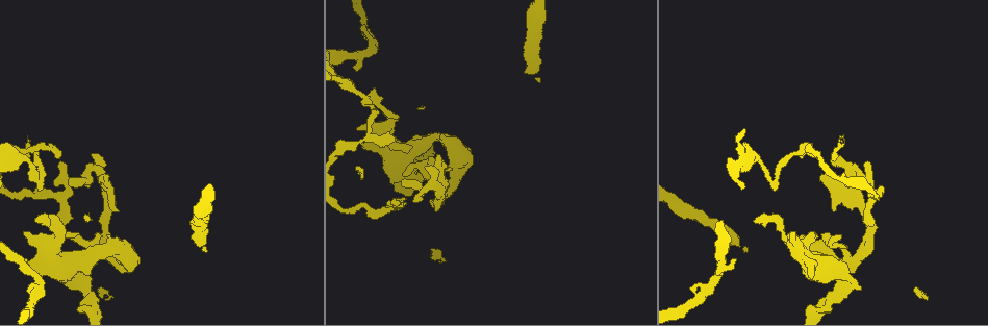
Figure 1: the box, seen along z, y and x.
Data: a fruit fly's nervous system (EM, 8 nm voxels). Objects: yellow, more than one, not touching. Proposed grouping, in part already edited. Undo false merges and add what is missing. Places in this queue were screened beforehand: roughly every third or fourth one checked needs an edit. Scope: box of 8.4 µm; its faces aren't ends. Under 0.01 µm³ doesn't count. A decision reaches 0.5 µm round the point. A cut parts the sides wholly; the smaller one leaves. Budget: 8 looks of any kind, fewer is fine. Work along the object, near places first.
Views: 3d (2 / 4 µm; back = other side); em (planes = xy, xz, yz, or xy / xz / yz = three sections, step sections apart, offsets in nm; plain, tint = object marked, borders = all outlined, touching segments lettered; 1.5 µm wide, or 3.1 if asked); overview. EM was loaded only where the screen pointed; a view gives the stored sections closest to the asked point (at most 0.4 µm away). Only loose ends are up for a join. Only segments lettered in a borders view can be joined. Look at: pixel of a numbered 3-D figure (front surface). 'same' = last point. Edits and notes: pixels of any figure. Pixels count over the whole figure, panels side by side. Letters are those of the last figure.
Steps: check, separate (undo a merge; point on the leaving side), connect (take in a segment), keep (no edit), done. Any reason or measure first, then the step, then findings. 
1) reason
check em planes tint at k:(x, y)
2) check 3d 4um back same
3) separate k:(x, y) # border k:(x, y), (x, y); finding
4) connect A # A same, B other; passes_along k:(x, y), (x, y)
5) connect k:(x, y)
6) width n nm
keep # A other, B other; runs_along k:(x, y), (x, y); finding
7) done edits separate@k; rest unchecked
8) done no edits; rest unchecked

sharp bend
check 3d 4um at 1:(374, 108)

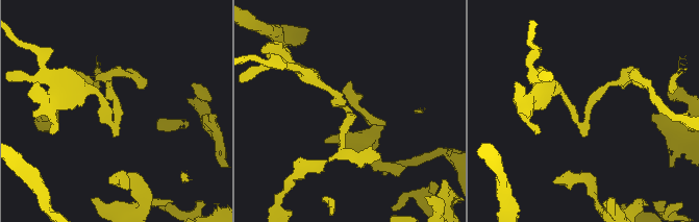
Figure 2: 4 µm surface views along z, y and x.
now the EM
check em xy step 4 borders at 2:(113, 126)

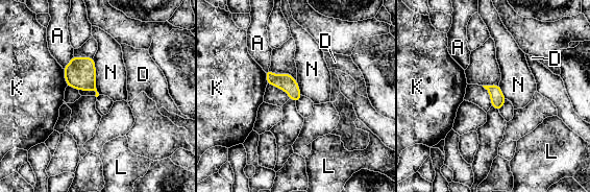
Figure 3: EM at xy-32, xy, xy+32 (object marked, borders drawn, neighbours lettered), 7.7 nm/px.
cut it another way
check em xz step 8 borders same

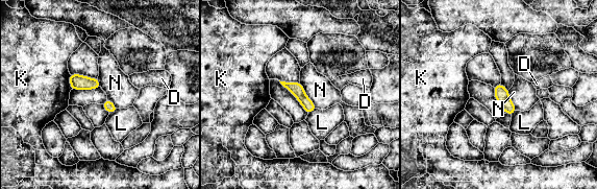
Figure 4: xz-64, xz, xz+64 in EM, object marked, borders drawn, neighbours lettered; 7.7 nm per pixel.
keep # D other, K other, L other, N other; border 4:(299, 81), (304, 93), (317, 108); one neuron here

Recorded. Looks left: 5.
an open end
check em planes tint at 1:(845, 268)

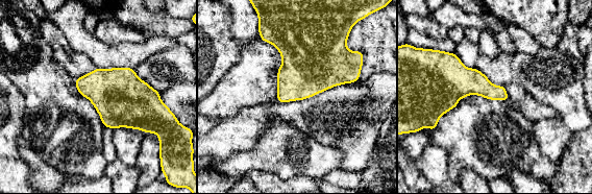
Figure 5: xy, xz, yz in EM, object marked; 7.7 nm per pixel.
what lies round it
check em planes borders same

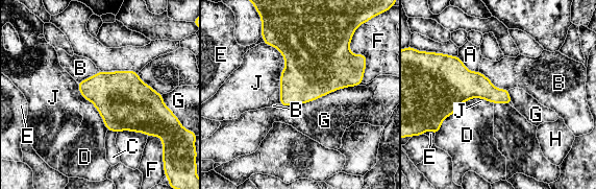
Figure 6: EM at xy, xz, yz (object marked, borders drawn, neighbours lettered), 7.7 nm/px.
keep # A other, B other, C other, D other, E other, F other, G other, H other, J other; border 6:(357, 85), (306, 102), (280, 104); no lettered segment goes on from it

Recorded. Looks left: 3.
tapers out
check 3d 2um back at 1:(62, 162)

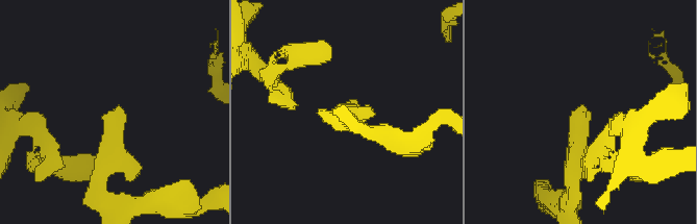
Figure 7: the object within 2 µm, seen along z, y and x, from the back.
check em planes plain at 7:(118, 106)

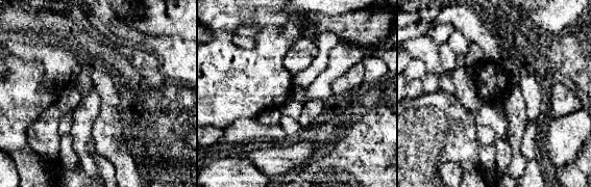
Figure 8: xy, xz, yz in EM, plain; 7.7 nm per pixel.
check em planes borders same

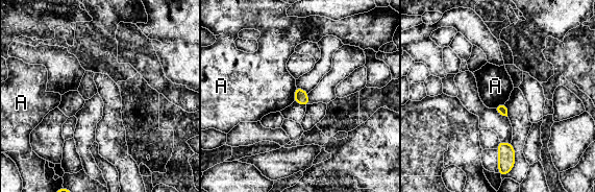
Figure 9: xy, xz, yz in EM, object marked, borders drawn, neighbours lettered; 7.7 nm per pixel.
keep # A other; border 9:(296, 87), (293, 100); no lettered segment goes on from it

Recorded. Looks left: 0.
done no edits; rest unchecked

